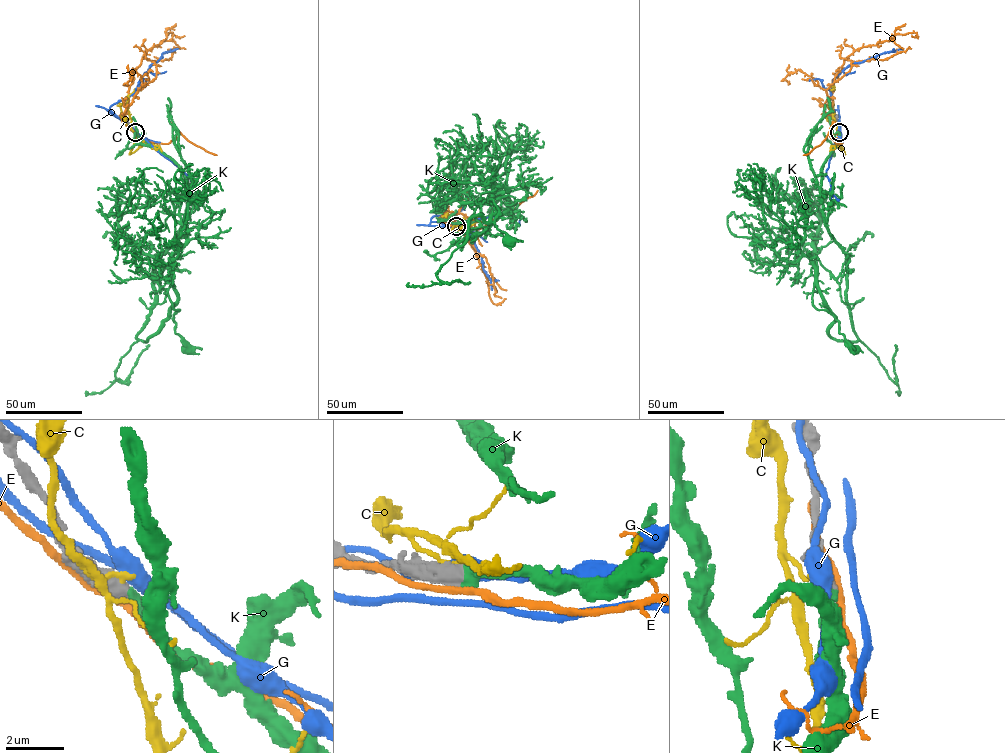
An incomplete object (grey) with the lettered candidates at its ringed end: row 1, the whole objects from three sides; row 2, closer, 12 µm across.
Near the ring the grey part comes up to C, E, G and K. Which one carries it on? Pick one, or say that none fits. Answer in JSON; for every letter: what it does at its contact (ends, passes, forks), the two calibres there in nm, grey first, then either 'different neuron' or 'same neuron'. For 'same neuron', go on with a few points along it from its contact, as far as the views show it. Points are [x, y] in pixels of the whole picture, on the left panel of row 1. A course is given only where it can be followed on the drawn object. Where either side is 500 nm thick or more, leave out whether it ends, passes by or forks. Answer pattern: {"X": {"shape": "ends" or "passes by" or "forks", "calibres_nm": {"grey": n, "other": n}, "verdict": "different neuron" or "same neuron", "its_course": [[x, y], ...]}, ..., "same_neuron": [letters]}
{"C": {"calibres_nm": {"grey": 750, "other": 200}, "verdict": "different neuron"}, "E": {"calibres_nm": {"grey": 500, "other": 240}, "verdict": "different neuron"}, "G": {"calibres_nm": {"grey": 650, "other": 420}, "verdict": "different neuron"}, "K": {"calibres_nm": {"grey": 600, "other": 360}, "verdict": "same neuron", "its_course": [[135, 132], [190, 190], [185, 224], [154, 270], [161, 304], [153, 267], [168, 270], [175, 332], [189, 349]]}, "same_neuron": ["K"]}

